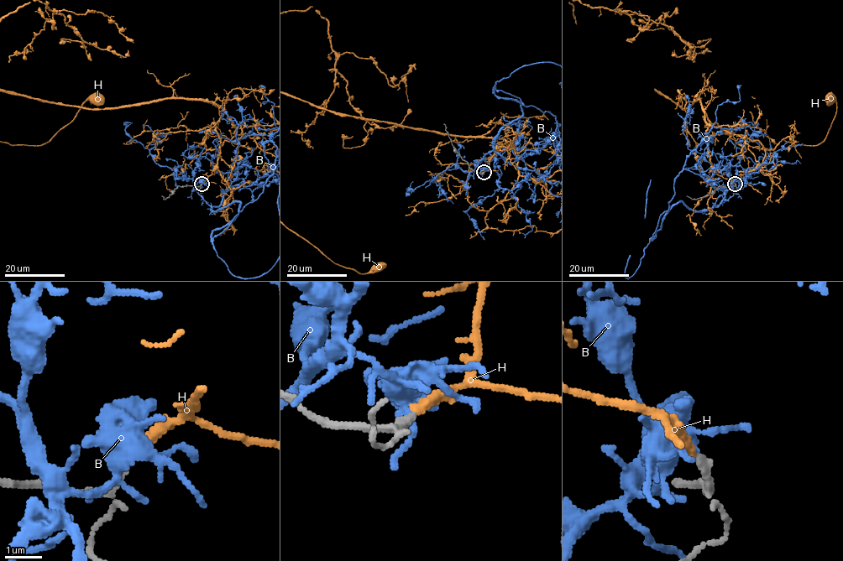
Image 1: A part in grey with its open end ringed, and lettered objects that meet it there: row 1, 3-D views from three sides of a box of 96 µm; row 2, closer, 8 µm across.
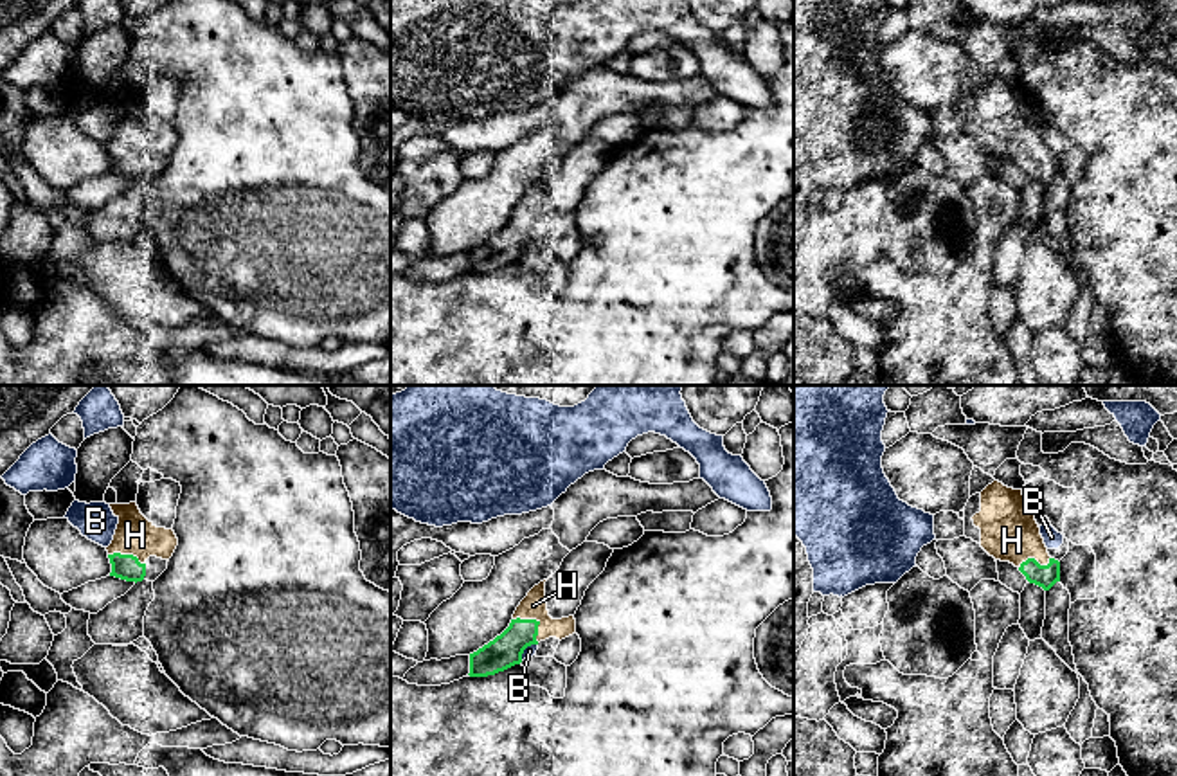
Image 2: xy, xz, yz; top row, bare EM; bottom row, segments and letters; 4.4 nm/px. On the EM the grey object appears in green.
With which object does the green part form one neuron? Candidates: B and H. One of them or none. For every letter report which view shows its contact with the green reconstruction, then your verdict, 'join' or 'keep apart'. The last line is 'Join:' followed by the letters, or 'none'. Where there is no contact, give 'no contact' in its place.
B: meets green in xz; keep apart
H: meets green in xz; join
Join: H

